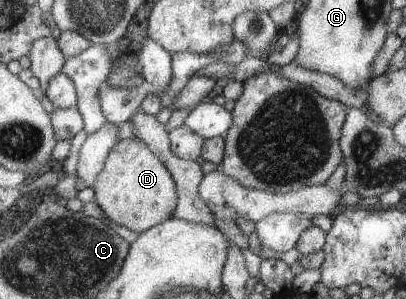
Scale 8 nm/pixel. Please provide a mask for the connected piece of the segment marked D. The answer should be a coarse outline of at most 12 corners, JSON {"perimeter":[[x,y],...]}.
{"perimeter":[[135,136],[112,149],[92,189],[139,234],[172,218],[173,174]]}

